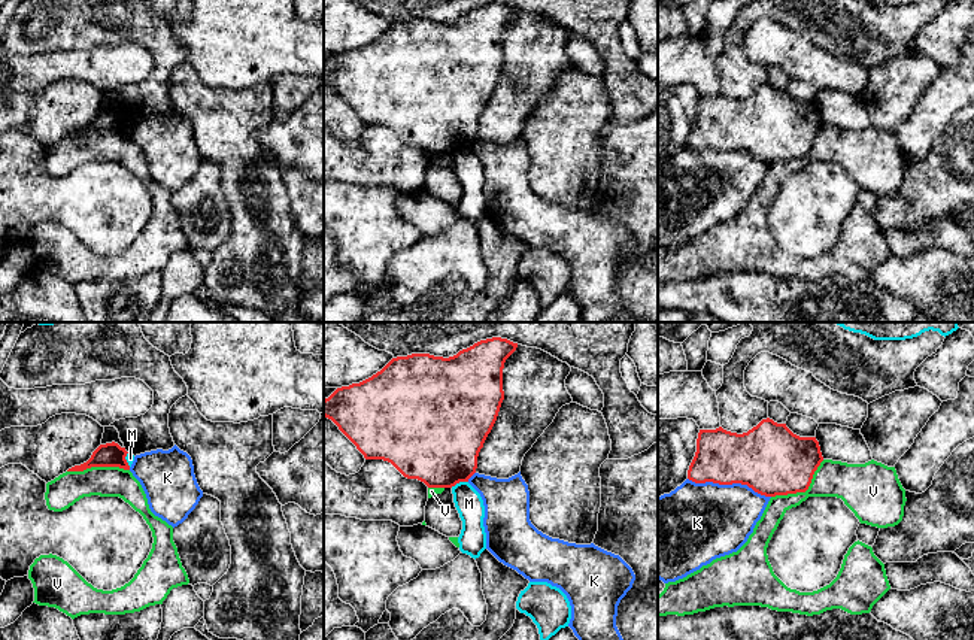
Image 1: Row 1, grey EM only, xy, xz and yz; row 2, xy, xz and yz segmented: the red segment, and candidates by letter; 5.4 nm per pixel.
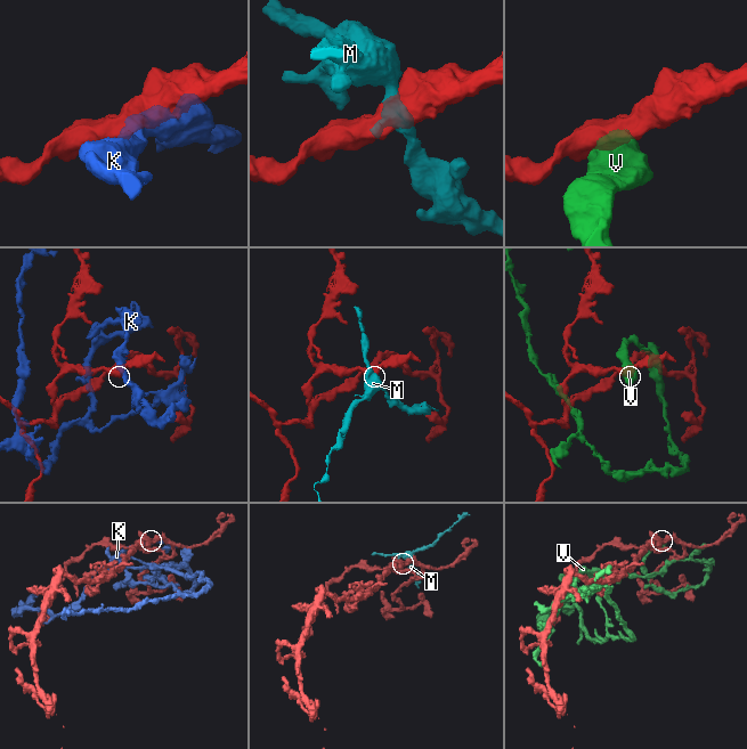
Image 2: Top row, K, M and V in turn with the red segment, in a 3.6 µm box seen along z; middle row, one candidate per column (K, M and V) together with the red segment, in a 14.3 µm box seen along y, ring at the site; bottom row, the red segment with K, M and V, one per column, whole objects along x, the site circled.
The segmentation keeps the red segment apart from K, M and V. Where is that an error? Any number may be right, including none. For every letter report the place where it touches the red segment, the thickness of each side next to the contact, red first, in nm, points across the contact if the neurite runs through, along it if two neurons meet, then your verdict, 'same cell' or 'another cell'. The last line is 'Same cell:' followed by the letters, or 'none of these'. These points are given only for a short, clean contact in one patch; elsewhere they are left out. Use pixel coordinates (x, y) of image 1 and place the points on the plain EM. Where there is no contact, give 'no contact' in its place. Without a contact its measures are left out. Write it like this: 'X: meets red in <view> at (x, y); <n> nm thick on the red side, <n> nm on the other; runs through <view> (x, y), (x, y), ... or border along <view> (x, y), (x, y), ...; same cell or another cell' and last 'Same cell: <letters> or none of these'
K: meets red in yz at (730, 149); 380 nm thick on the red side, 420 nm on the other; another cell
M: meets red in xz at (458, 148); 460 nm thick on the red side, 150 nm on the other; border along xz (467, 146), (460, 146), (451, 152); another cell
V: meets red in yz at (803, 157); 380 nm thick on the red side, 190 nm on the other; another cell
Same cell: none of these

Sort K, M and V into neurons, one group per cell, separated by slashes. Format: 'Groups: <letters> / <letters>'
Groups: K / M / V

